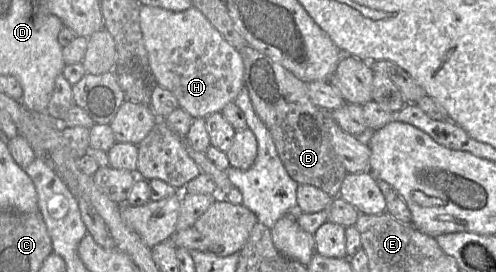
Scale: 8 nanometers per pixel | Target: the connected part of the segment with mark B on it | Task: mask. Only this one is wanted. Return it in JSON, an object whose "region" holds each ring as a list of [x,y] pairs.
{"region":[[[249,44],[238,51],[243,60],[245,86],[248,89],[253,108],[270,131],[278,155],[291,178],[298,184],[313,185],[333,198],[337,197],[347,171],[332,147],[330,135],[325,126],[325,111],[311,101],[306,83],[281,64]]]}

